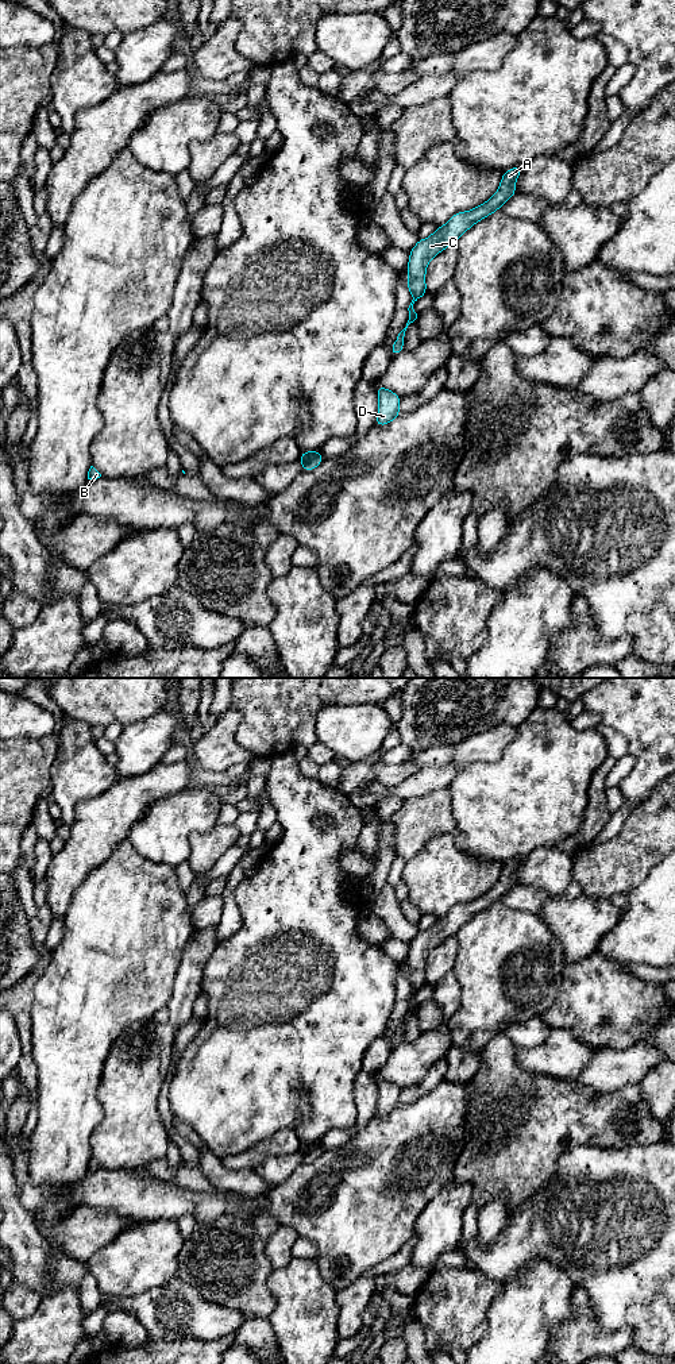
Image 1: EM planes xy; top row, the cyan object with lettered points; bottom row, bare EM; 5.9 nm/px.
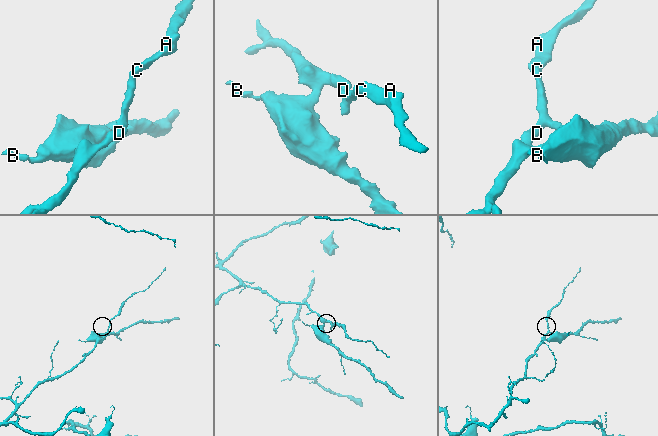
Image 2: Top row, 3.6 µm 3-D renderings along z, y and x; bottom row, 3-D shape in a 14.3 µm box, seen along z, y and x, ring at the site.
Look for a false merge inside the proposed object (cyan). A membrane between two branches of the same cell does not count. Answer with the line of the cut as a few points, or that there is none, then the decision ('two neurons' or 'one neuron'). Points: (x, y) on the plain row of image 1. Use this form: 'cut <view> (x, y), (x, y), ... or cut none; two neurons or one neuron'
cut xy (320, 1144), (300, 1151); two neurons

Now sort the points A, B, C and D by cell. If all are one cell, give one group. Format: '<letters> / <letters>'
A C D / B

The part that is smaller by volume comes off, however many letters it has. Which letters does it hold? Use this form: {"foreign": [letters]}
{"foreign": ["B"]}

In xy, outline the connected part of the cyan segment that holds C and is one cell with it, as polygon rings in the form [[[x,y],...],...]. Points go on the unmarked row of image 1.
[[[516,858],[516,859],[512,859],[512,860],[506,862],[506,863],[504,864],[502,870],[501,870],[501,875],[500,875],[498,882],[495,883],[495,886],[494,886],[489,893],[481,895],[479,898],[477,898],[477,899],[474,899],[474,901],[471,901],[471,902],[455,905],[455,906],[448,912],[448,914],[447,914],[446,917],[443,917],[443,918],[436,918],[436,922],[435,922],[429,929],[427,929],[427,930],[420,930],[420,932],[416,935],[416,937],[412,940],[412,943],[409,944],[410,948],[409,948],[409,955],[408,955],[409,972],[408,972],[405,976],[409,979],[413,991],[412,991],[412,994],[410,994],[410,997],[409,997],[409,999],[408,999],[408,1002],[409,1002],[409,1012],[408,1012],[408,1014],[406,1014],[406,1018],[405,1018],[405,1020],[398,1025],[398,1028],[396,1029],[396,1033],[393,1034],[393,1039],[392,1039],[390,1043],[389,1043],[389,1044],[390,1044],[390,1048],[394,1048],[394,1047],[397,1047],[397,1045],[400,1045],[401,1043],[405,1041],[405,1040],[404,1040],[405,1022],[406,1022],[408,1017],[409,1017],[410,1014],[413,1014],[413,1013],[417,1010],[417,1005],[416,1005],[414,1001],[413,1001],[413,995],[414,995],[417,991],[420,991],[420,990],[427,985],[425,962],[427,962],[428,953],[429,953],[436,945],[439,945],[440,943],[443,943],[446,939],[455,936],[455,933],[460,929],[460,926],[462,926],[463,924],[466,924],[468,920],[471,920],[477,913],[479,913],[479,912],[487,909],[490,905],[493,905],[493,903],[495,903],[495,902],[500,902],[501,897],[502,897],[504,894],[506,894],[513,886],[517,885],[517,882],[516,882],[516,879],[514,879],[514,874],[516,874],[517,868],[521,866],[522,862],[524,862],[524,858]]]

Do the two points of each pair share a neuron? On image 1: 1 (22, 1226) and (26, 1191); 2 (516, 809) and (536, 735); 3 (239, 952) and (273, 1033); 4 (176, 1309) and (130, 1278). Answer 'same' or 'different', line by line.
1: different
2: same
3: same
4: different

